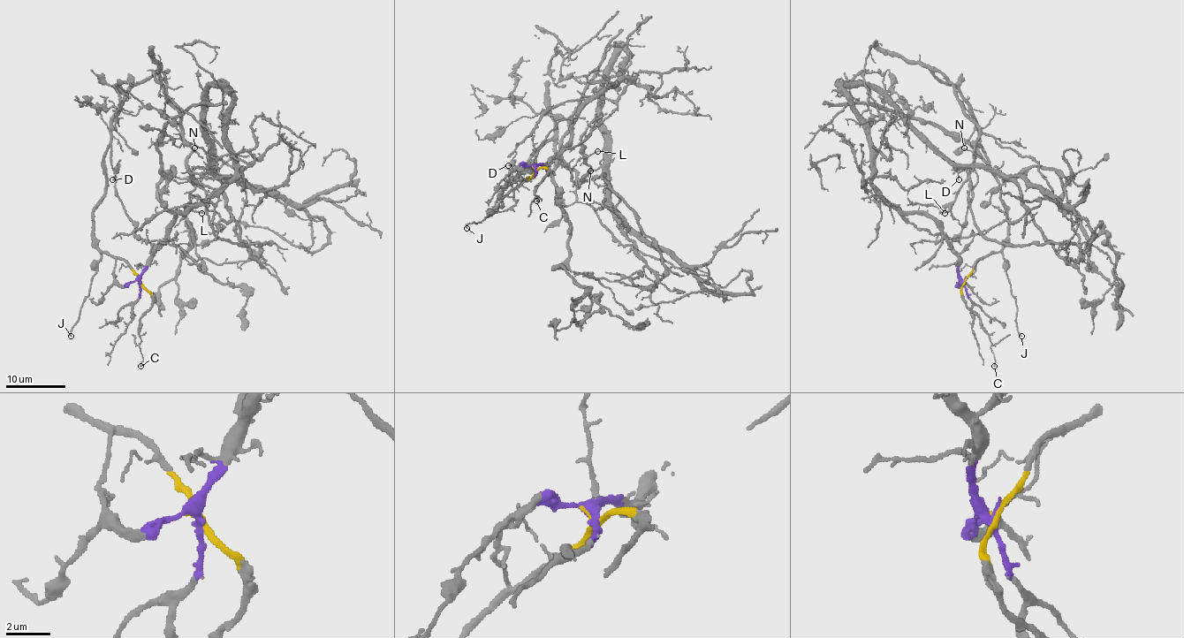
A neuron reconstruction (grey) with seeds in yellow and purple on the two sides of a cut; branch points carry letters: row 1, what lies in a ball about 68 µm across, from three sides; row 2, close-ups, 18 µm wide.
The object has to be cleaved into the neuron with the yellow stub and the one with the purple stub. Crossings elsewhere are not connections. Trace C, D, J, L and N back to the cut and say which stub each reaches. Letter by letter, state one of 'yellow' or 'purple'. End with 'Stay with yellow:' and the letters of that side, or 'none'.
C: yellow
D: yellow
J: yellow
L: yellow
N: yellow
Stay with yellow: C, D, J, L, N

